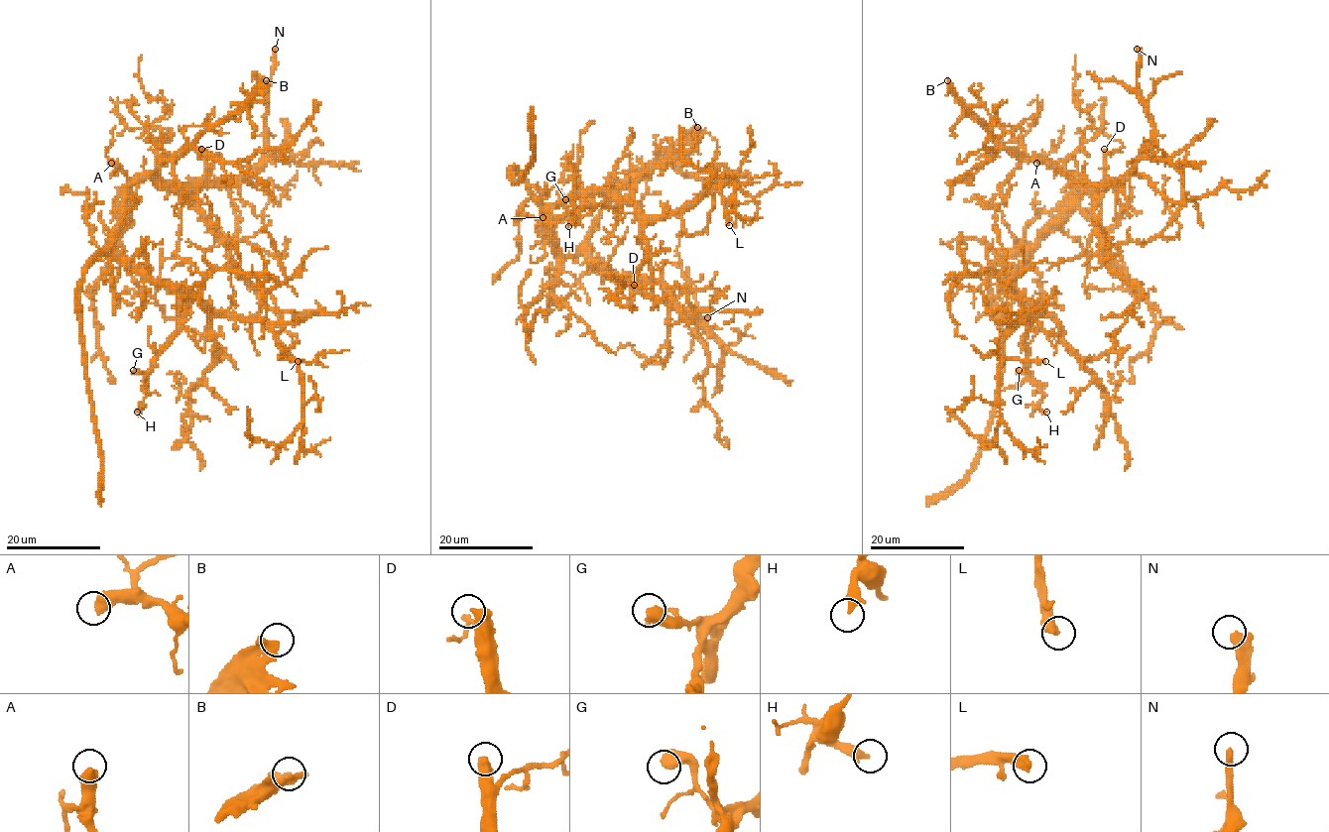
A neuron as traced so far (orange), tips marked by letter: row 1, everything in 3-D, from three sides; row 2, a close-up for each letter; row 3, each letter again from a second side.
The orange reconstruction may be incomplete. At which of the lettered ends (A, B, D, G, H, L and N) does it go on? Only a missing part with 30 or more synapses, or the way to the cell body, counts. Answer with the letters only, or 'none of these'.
A, B, D

